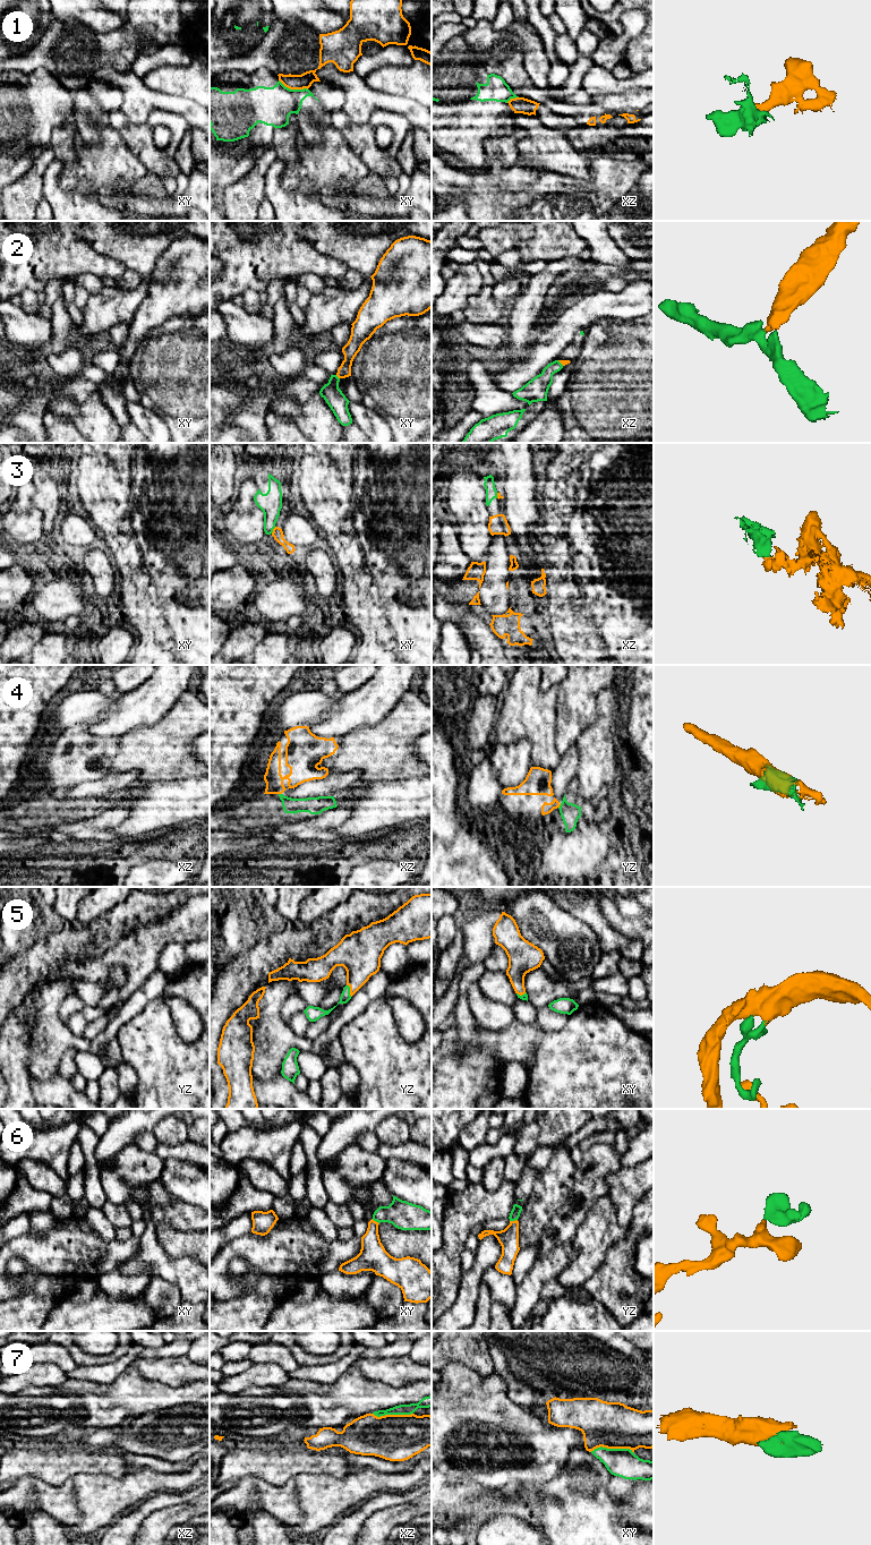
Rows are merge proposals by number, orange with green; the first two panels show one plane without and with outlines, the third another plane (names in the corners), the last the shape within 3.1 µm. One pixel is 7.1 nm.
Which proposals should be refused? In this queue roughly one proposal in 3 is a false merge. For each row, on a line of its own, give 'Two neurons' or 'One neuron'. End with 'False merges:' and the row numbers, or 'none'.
1: Two neurons
2: One neuron
3: One neuron
4: Two neurons
5: One neuron
6: One neuron
7: One neuron
False merges: 1, 4

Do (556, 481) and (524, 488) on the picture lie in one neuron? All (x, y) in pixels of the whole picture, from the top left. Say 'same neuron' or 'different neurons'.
different neurons

